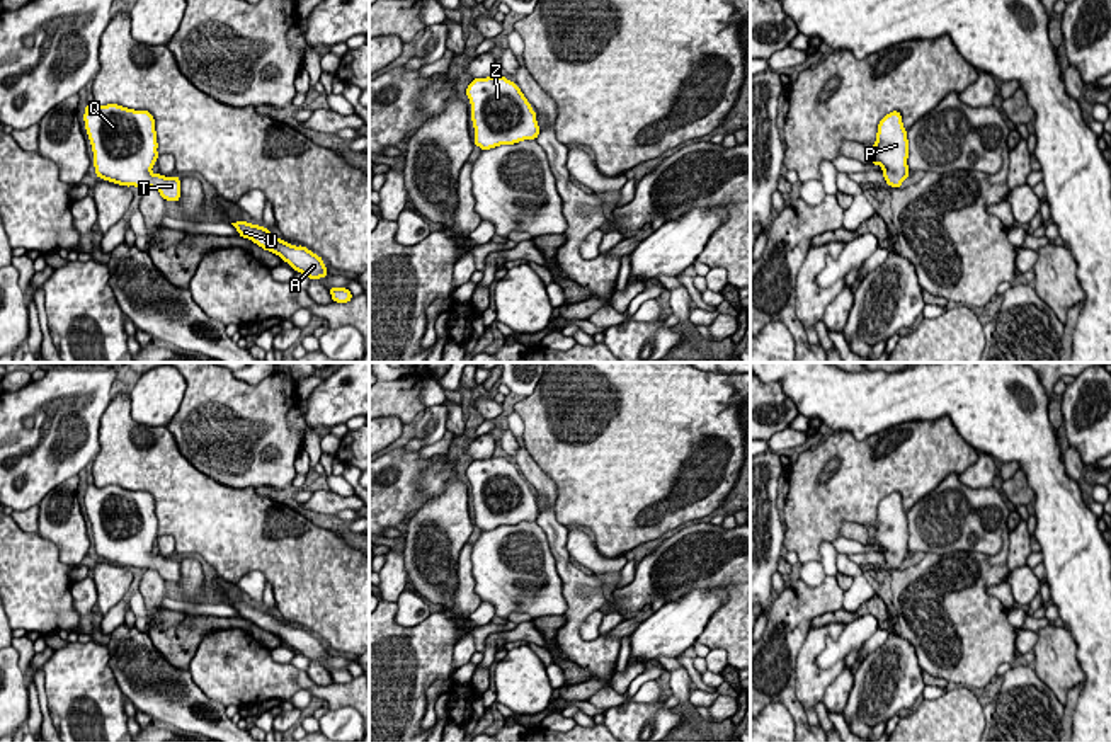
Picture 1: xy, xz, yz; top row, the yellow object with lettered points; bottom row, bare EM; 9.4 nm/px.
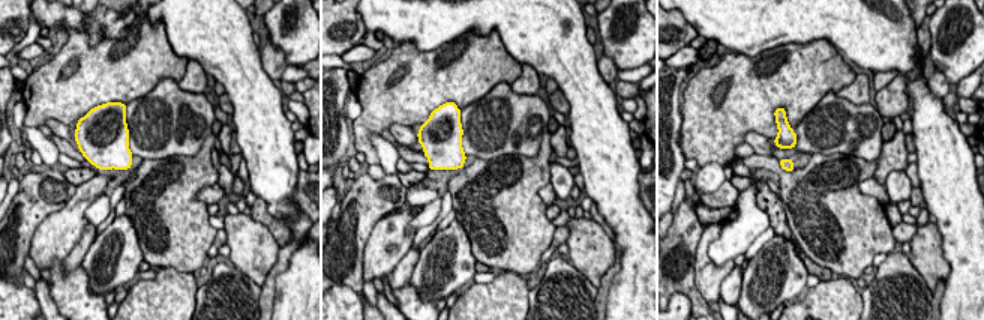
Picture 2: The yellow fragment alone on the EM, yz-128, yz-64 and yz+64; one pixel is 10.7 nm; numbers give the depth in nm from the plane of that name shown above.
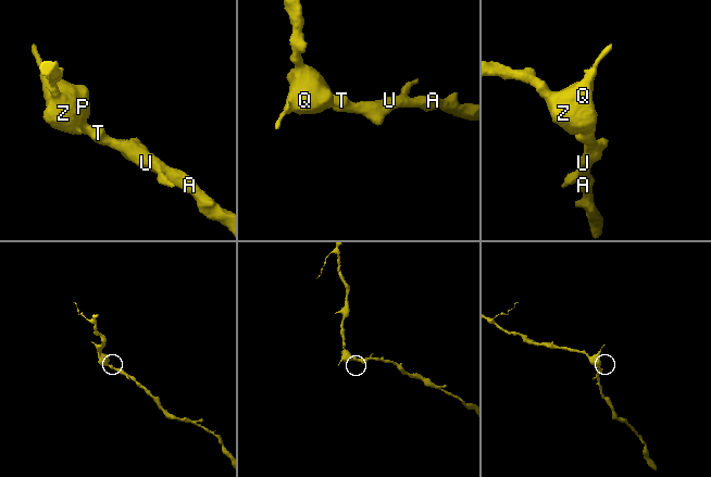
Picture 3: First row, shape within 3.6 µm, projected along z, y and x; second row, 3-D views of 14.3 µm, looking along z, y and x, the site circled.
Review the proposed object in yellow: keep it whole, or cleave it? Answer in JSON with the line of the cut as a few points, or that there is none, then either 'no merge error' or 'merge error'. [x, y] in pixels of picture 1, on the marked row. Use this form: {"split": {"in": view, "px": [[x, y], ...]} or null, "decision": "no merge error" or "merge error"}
{"split": null, "decision": "no merge error"}

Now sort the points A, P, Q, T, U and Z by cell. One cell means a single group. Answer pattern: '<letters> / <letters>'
A P Q T U Z

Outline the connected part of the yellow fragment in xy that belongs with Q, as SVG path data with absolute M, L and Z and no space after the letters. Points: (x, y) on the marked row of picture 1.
M88 102L83 121L99 179L126 187L153 187L165 201L177 203L180 199L180 179L177 175L151 174L158 158L151 112L133 111L117 104L99 107Z

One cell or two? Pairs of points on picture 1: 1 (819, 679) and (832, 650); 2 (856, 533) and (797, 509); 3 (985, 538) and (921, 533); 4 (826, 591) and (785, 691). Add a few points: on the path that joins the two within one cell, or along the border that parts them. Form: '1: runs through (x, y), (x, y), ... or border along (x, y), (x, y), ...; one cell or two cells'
1: border along (839, 632), (817, 656), (815, 664), (820, 669); two cells
2: border along (861, 523), (843, 523), (837, 533); two cells
3: runs through (970, 533), (936, 533); one cell
4: runs through (800, 616), (783, 637), (783, 666); one cell

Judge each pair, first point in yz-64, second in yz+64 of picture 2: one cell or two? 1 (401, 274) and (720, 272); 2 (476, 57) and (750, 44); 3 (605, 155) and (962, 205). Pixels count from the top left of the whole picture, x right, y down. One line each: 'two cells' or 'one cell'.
1: two cells
2: two cells
3: one cell

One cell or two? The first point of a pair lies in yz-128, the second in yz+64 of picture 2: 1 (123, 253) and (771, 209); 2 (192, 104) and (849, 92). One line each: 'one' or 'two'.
1: two
2: two

